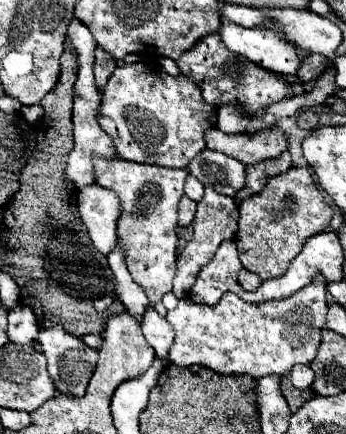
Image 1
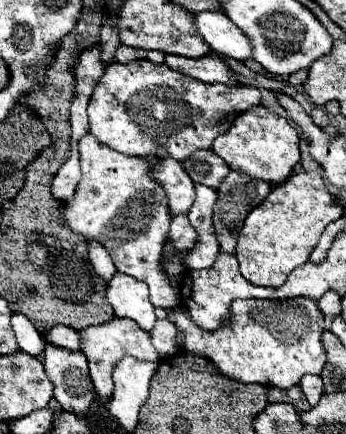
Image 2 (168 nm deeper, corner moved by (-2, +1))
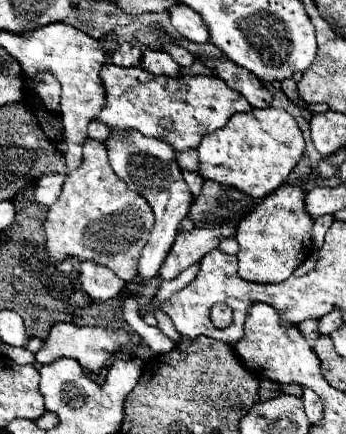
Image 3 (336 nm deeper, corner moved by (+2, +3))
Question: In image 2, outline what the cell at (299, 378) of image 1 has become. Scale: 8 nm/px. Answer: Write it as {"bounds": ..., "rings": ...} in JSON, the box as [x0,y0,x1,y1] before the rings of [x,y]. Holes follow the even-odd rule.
{"bounds":[300,375,322,405],"rings":[[[304,375],[300,381],[300,389],[306,395],[310,405],[316,405],[322,395],[322,379],[318,375]]]}

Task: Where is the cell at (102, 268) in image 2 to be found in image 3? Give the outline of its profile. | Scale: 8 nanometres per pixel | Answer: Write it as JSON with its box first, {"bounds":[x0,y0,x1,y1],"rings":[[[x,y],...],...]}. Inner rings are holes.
{"bounds":[80,261,124,301],"rings":[[[84,261],[80,269],[80,283],[82,289],[88,293],[92,301],[108,301],[124,289],[124,281],[114,277],[110,269],[104,269],[102,265],[96,265],[94,261]]]}

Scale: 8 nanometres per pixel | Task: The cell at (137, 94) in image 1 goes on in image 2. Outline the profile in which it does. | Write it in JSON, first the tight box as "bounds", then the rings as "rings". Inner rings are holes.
{"bounds":[88,59,262,161],"rings":[[[138,59],[132,63],[110,63],[94,89],[94,95],[88,105],[90,117],[90,133],[98,137],[100,143],[134,157],[144,159],[176,159],[184,161],[198,149],[210,149],[212,141],[224,133],[234,119],[246,109],[260,105],[262,95],[256,87],[228,87],[220,83],[202,83],[178,71],[172,71],[166,65],[156,65],[146,59]]]}

